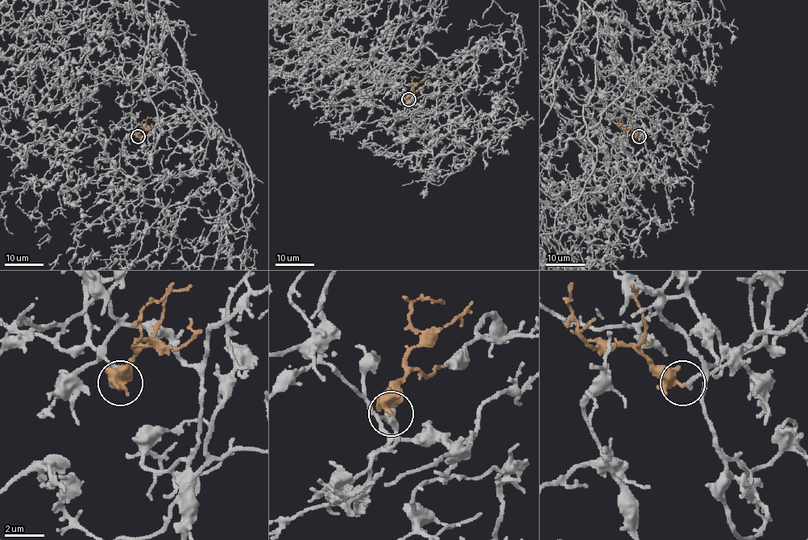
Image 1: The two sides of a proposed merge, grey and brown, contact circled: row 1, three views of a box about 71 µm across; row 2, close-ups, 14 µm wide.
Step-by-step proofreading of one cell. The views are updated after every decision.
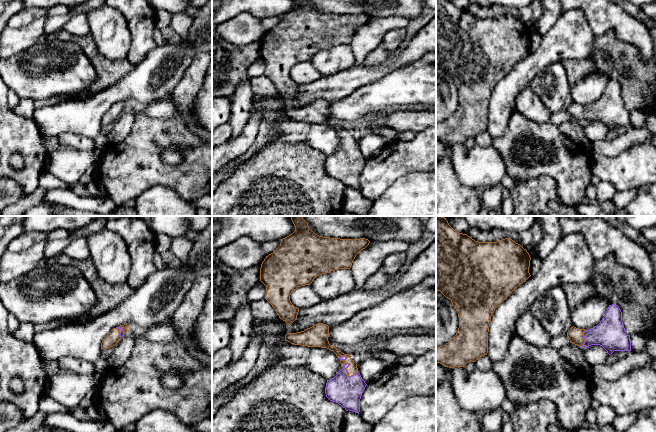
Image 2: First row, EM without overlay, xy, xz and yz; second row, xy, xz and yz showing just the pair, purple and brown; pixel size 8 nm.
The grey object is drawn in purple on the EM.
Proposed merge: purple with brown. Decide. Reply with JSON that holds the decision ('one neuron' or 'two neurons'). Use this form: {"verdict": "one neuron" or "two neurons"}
{"verdict": "one neuron"}

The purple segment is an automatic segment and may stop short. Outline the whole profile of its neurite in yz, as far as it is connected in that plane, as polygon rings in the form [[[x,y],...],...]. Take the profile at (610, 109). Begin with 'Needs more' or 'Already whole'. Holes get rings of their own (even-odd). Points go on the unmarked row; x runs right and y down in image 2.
Needs more. [[[615,80],[609,81],[597,102],[589,106],[573,102],[567,108],[567,112],[571,119],[581,123],[600,121],[609,131],[614,127],[631,127],[630,111],[625,107],[622,88]]]

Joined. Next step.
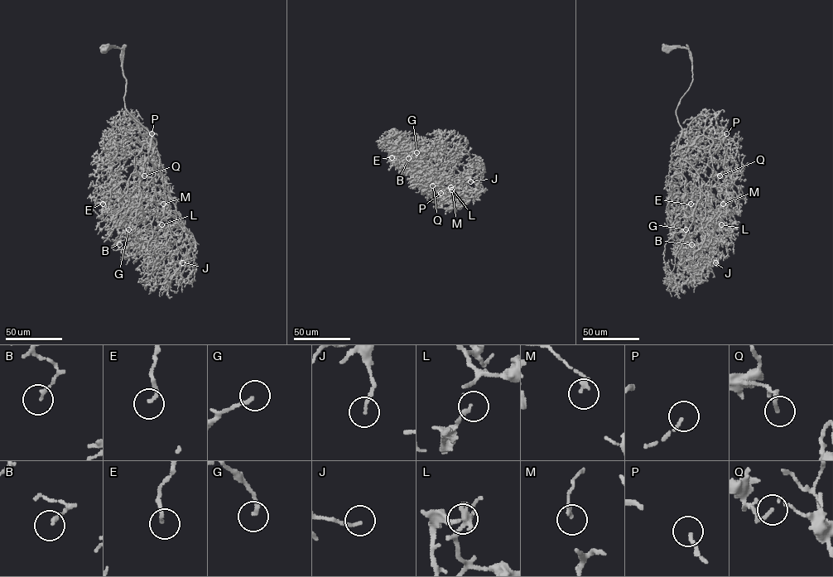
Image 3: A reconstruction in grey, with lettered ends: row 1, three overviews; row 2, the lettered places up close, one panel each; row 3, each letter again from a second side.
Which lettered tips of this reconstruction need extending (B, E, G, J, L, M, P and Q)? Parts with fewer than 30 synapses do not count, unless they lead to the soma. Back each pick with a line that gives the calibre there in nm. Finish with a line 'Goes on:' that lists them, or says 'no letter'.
J: 140 nm thick
P: 170 nm thick
Goes on: J, P

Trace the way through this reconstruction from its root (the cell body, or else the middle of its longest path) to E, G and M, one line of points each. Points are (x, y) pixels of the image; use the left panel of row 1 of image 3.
E: (104, 49), (122, 49), (125, 108), (151, 139), (134, 157), (127, 192), (103, 204)
G: (104, 49), (122, 49), (126, 109), (151, 137), (150, 148), (145, 143), (134, 157), (141, 199), (128, 229)
M: (104, 49), (122, 49), (126, 109), (151, 136), (148, 159), (184, 232), (175, 216), (158, 213), (163, 204)

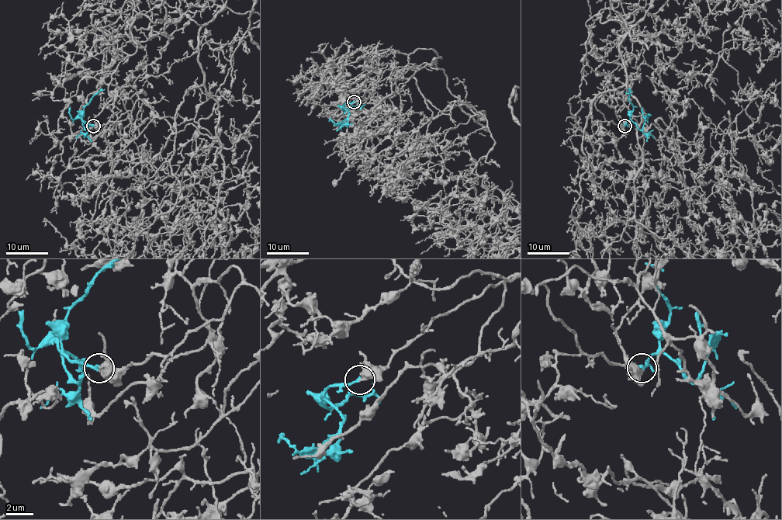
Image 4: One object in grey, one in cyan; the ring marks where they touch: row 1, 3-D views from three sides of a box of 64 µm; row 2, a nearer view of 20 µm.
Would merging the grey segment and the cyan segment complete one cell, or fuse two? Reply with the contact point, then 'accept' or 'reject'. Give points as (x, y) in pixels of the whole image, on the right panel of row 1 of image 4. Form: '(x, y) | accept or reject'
(624, 126) | accept

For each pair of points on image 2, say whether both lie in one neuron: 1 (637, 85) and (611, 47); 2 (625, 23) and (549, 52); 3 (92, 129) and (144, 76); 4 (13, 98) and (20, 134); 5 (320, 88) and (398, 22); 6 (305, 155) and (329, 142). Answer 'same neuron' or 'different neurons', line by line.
1: same neuron
2: different neurons
3: same neuron
4: different neurons
5: different neurons
6: different neurons

